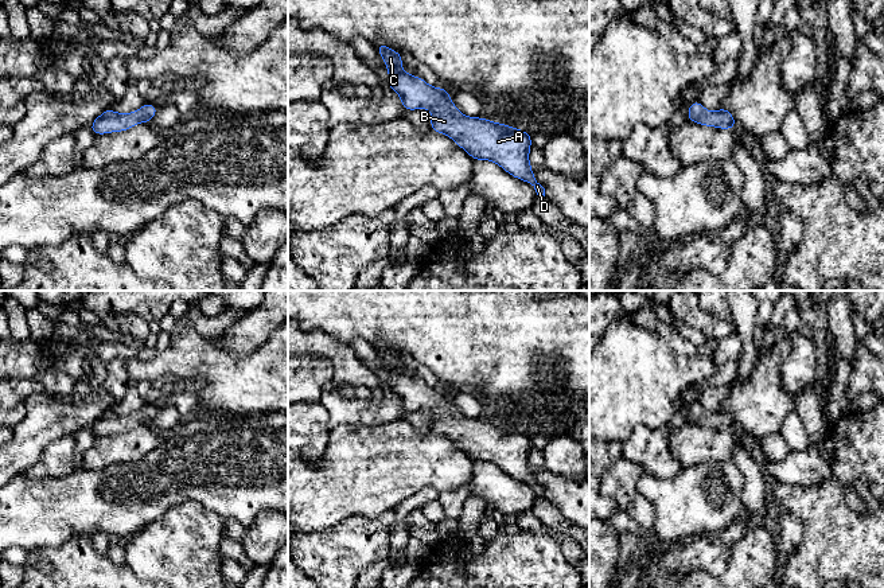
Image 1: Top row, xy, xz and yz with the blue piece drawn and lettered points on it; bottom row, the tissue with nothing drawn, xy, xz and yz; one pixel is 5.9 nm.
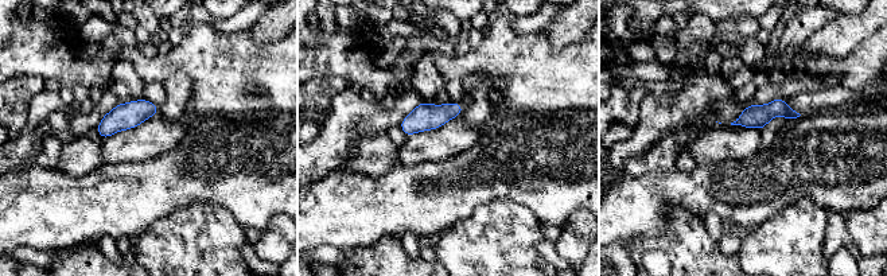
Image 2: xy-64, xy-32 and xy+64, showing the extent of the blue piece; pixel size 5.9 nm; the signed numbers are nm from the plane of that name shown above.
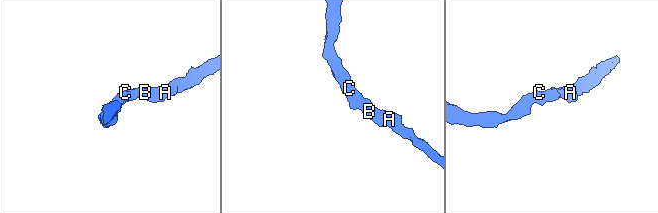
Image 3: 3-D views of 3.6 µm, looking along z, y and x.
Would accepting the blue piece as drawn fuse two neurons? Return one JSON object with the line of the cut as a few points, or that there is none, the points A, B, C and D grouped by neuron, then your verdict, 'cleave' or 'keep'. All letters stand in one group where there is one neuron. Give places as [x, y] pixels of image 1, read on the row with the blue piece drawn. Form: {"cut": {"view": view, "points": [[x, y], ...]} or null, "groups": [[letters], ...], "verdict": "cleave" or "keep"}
{"cut": null, "groups": [["A", "B", "C", "D"]], "verdict": "keep"}

